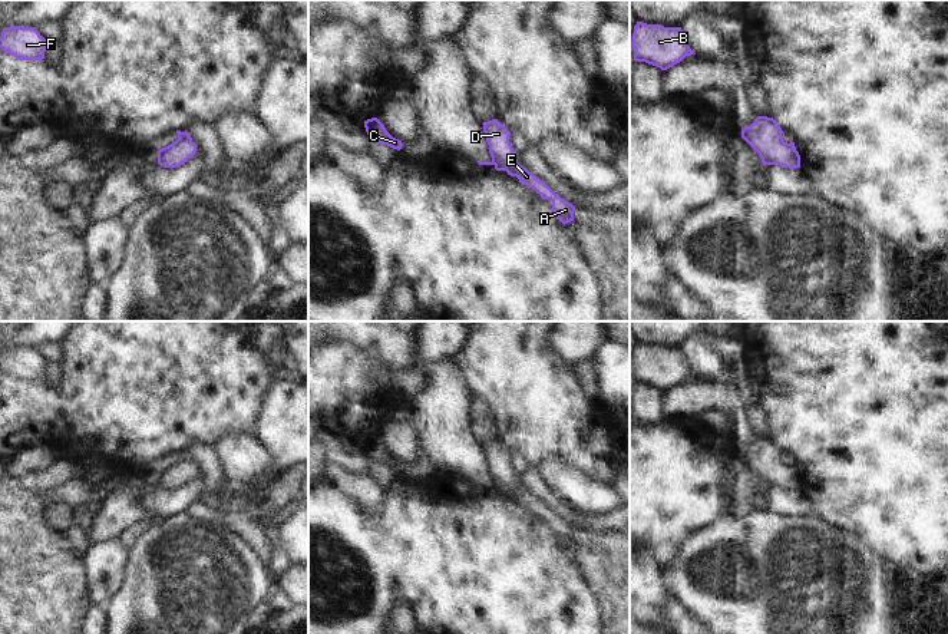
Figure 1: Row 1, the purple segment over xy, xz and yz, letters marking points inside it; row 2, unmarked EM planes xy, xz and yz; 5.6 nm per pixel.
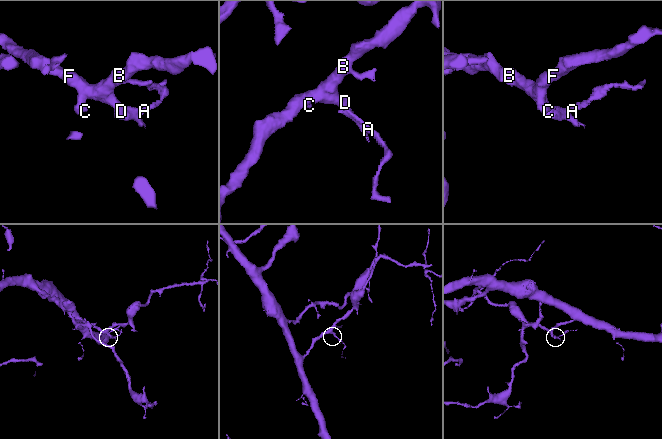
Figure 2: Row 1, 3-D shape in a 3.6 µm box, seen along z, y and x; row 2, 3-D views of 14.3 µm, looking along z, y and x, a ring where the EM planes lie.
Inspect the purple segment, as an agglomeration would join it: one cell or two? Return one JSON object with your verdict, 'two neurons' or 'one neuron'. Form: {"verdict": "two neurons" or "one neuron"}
{"verdict": "two neurons"}

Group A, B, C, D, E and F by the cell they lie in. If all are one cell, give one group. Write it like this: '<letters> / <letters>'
A E / B C D F

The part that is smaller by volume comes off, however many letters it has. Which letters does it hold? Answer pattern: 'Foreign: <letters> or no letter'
Foreign: A, E.

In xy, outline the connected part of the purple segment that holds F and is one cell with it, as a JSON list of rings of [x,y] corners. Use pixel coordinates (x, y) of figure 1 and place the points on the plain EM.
[[[6,349],[0,357],[0,370],[19,382],[43,382],[49,363],[34,349]]]

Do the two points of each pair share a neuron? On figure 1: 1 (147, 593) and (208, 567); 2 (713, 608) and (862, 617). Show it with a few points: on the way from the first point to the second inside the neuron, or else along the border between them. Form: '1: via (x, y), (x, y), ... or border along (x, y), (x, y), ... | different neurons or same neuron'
1: via (162, 593), (182, 593), (192, 583) | same neuron
2: via (750, 608), (808, 608), (812, 613), (825, 613) | same neuron

